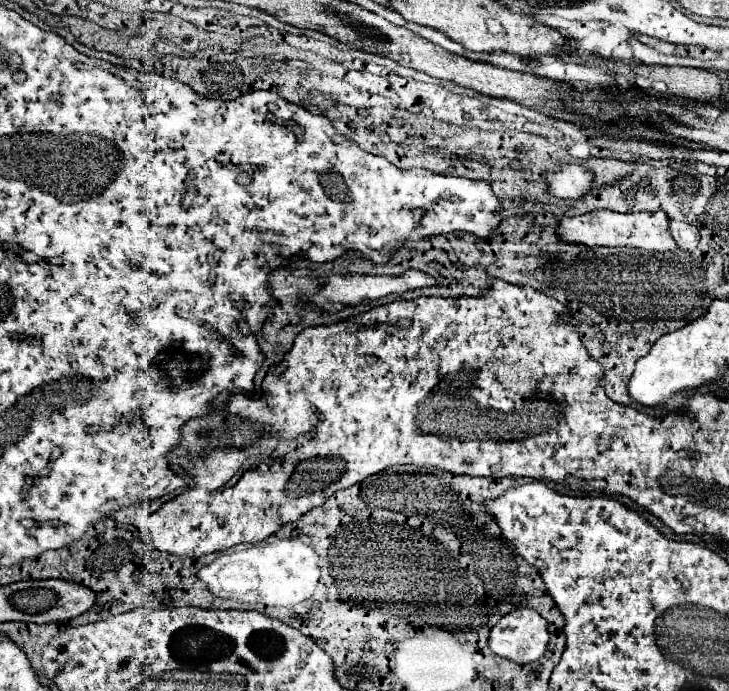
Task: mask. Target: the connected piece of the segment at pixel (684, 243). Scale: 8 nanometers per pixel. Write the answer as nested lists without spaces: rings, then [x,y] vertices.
[[[670,220],[670,232],[672,232],[672,238],[676,240],[678,248],[682,248],[682,250],[694,250],[696,244],[700,242],[698,228],[692,224]]]

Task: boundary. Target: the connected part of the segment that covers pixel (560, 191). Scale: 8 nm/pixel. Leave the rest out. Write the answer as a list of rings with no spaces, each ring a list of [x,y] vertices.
[[[562,166],[556,172],[550,172],[546,176],[546,182],[550,184],[550,192],[558,198],[580,198],[588,192],[592,174],[584,170],[582,166]]]

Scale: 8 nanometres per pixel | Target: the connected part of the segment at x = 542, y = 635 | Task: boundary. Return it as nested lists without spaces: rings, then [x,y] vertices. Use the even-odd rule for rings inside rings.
[[[516,608],[506,614],[492,630],[488,648],[516,664],[530,664],[548,650],[546,620],[532,608]]]

